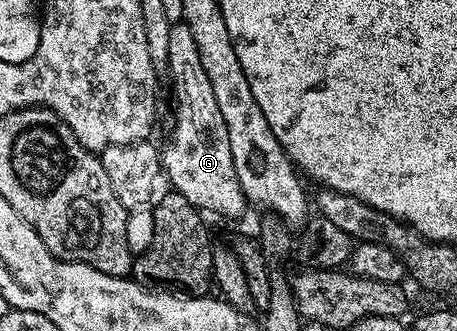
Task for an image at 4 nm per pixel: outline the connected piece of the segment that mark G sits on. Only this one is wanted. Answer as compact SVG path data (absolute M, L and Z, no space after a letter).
M184 23L174 24L170 31L170 51L167 72L177 77L173 81L173 97L177 100L177 114L173 117L173 138L169 146L164 146L161 154L161 168L164 176L169 176L172 188L183 199L190 201L196 209L206 214L218 213L221 217L241 217L247 210L247 202L243 195L243 187L239 187L239 179L235 175L235 163L231 163L231 142L227 140L227 123L223 123L223 115L219 112L219 103L215 103L215 91L211 79L203 71L203 63L199 59L199 51L195 47L195 39Z

